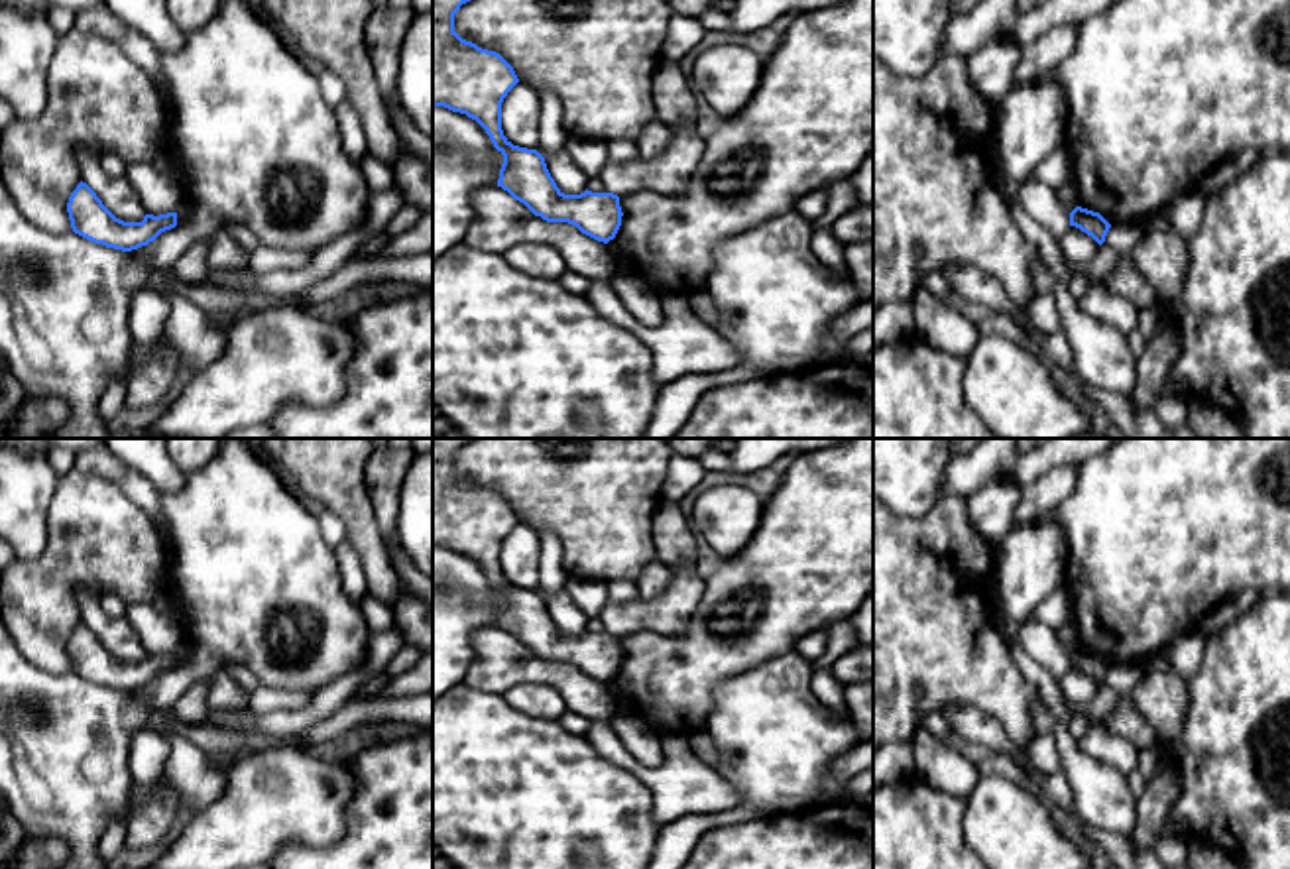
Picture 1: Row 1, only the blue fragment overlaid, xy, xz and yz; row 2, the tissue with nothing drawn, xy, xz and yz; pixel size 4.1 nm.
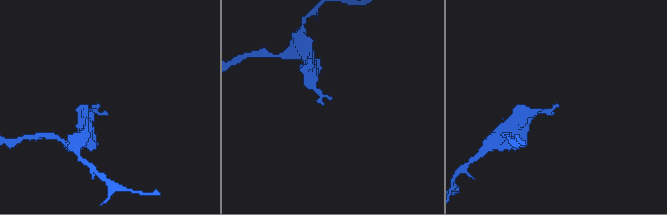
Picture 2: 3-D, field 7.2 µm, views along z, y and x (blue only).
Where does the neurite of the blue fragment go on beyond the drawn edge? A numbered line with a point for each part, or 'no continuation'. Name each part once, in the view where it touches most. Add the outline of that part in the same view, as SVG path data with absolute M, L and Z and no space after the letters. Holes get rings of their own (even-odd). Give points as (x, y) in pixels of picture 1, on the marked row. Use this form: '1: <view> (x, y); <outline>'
no continuation

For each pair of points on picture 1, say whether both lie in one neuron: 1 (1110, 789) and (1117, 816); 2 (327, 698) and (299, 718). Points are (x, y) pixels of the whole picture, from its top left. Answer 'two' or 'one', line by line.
1: one
2: one

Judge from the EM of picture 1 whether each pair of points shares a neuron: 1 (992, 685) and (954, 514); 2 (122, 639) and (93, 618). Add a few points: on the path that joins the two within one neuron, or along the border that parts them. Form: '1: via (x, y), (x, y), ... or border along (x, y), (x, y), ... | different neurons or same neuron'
1: via (946, 639), (915, 608), (915, 545) | same neuron
2: via (115, 634), (101, 624) | same neuron

